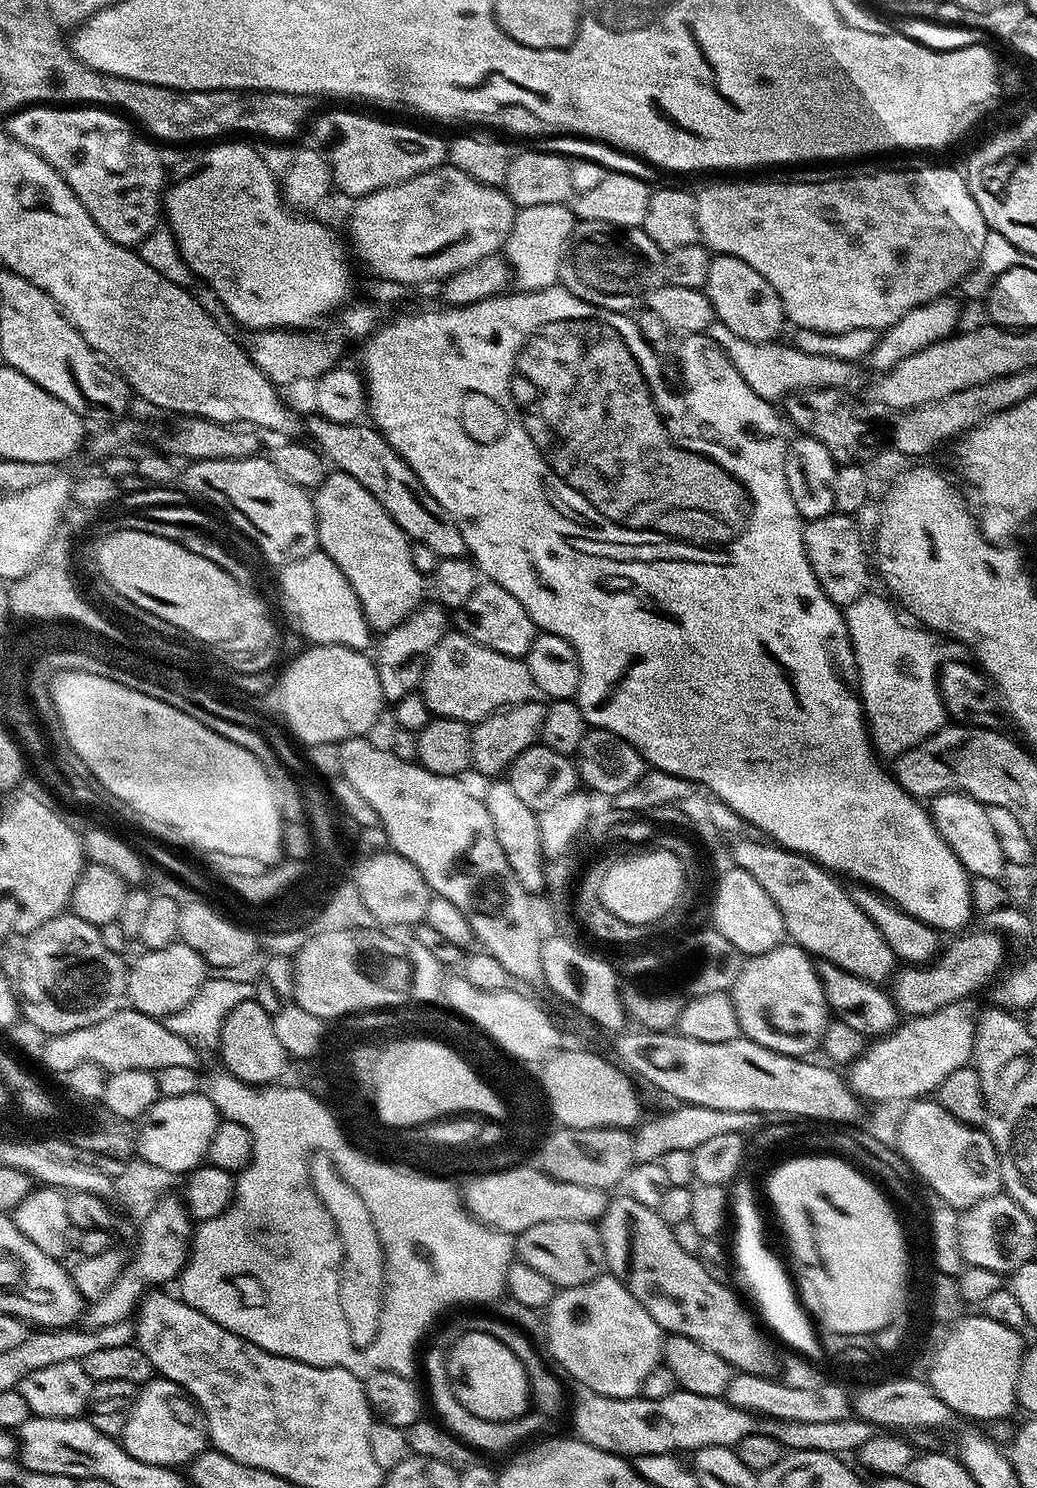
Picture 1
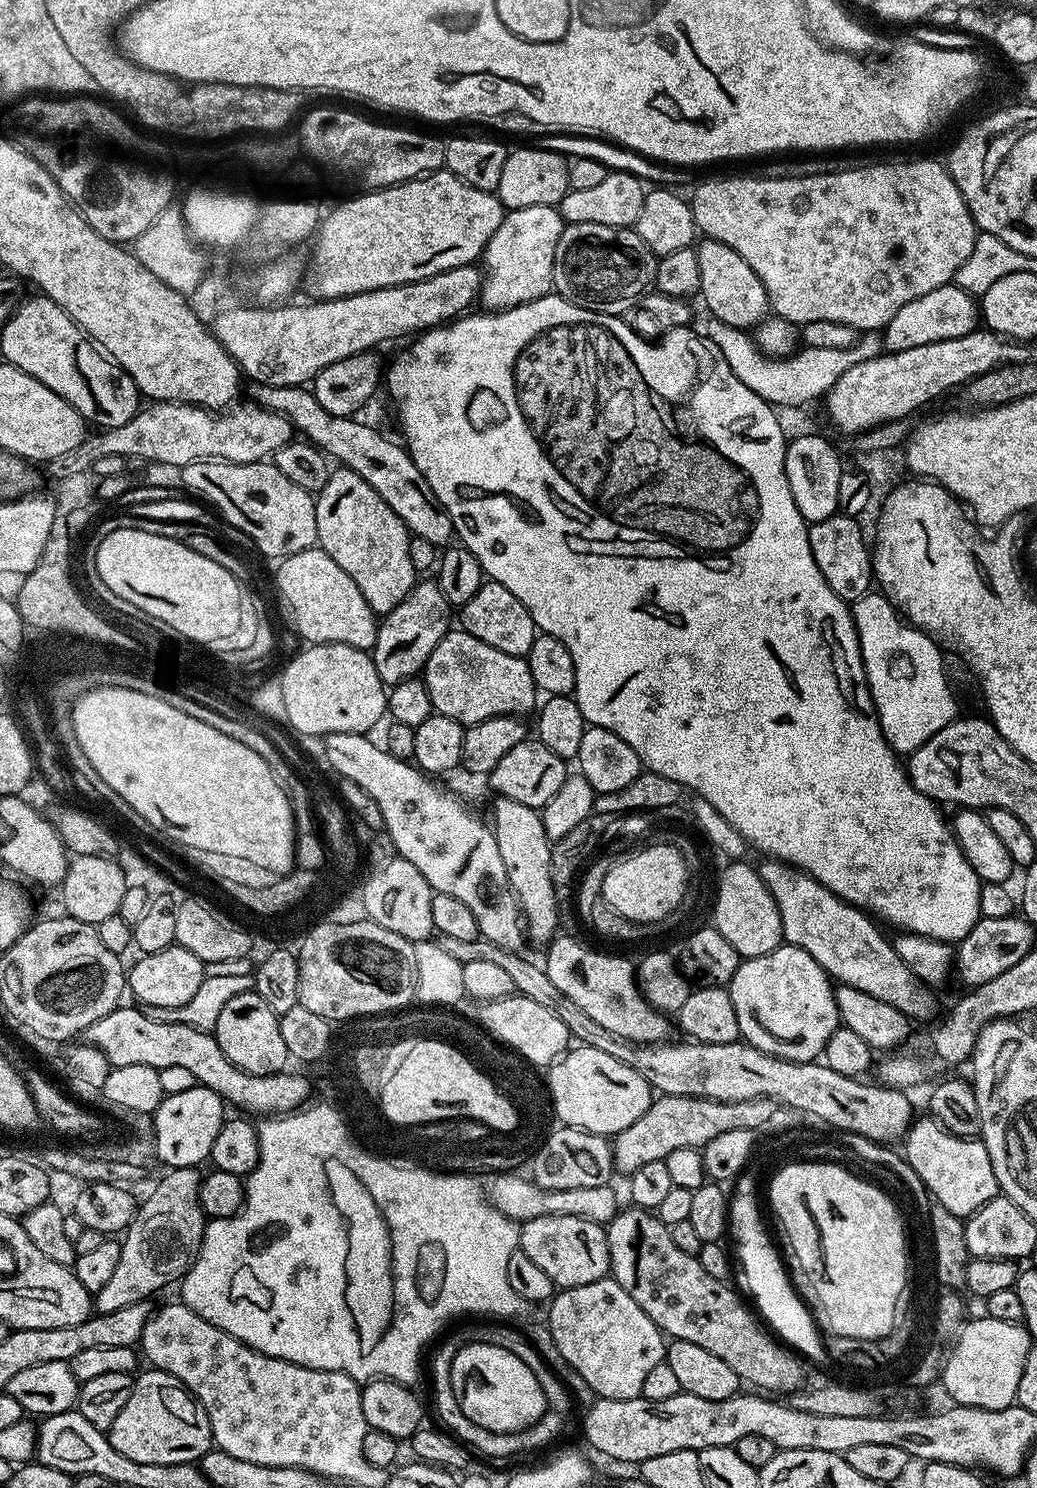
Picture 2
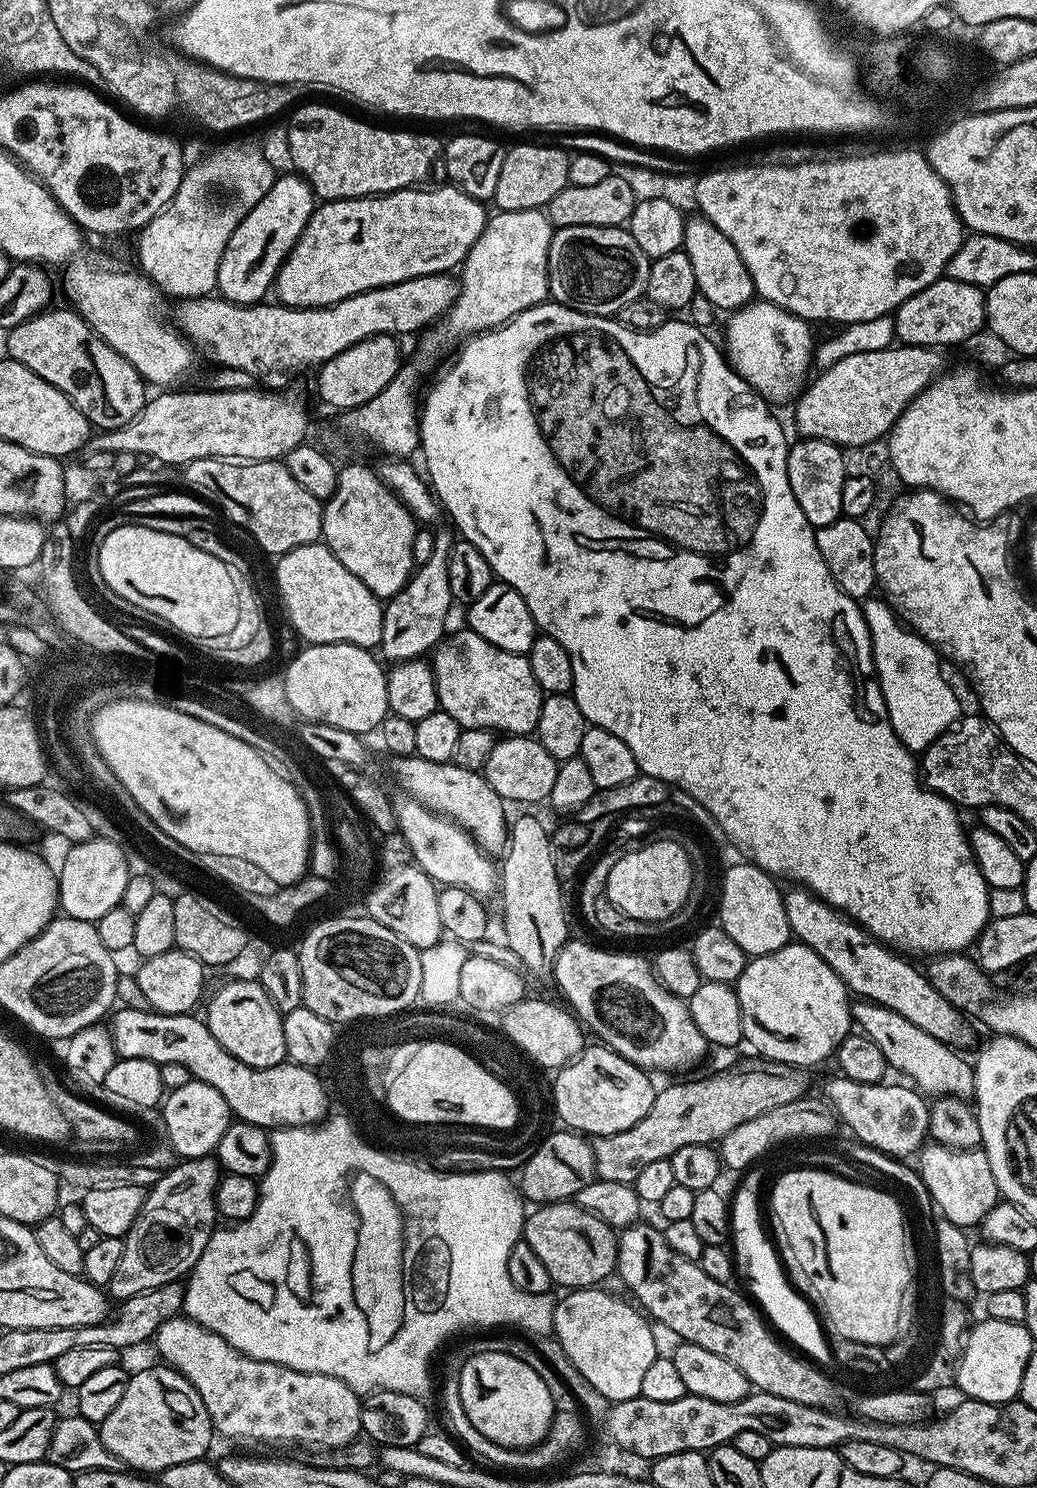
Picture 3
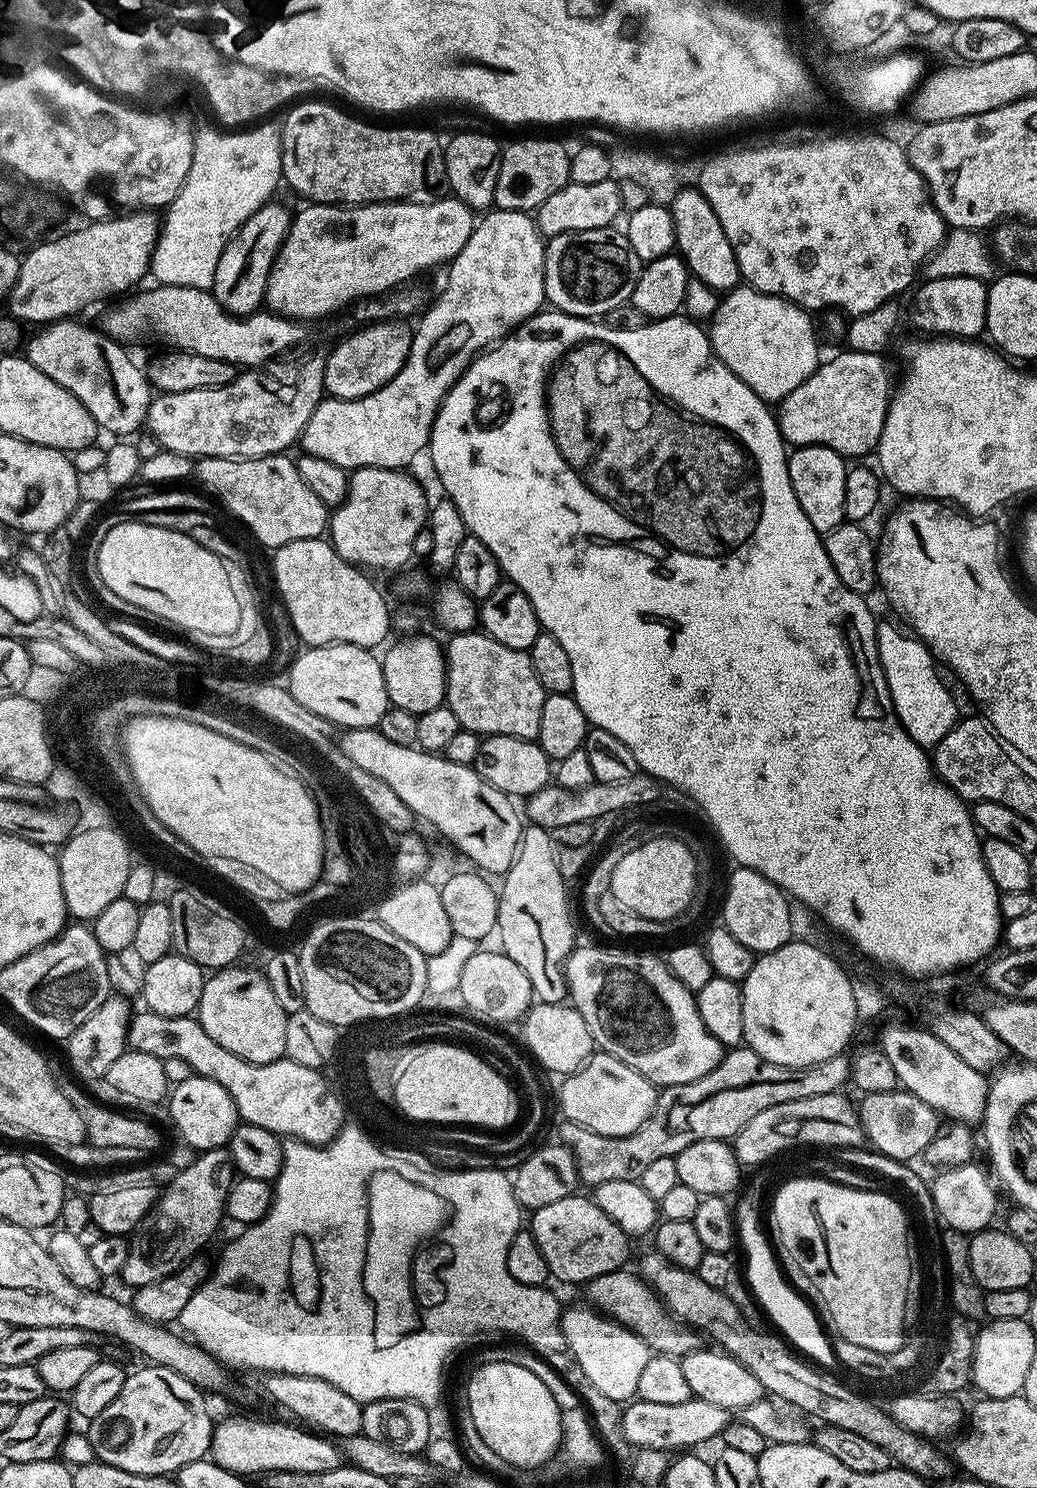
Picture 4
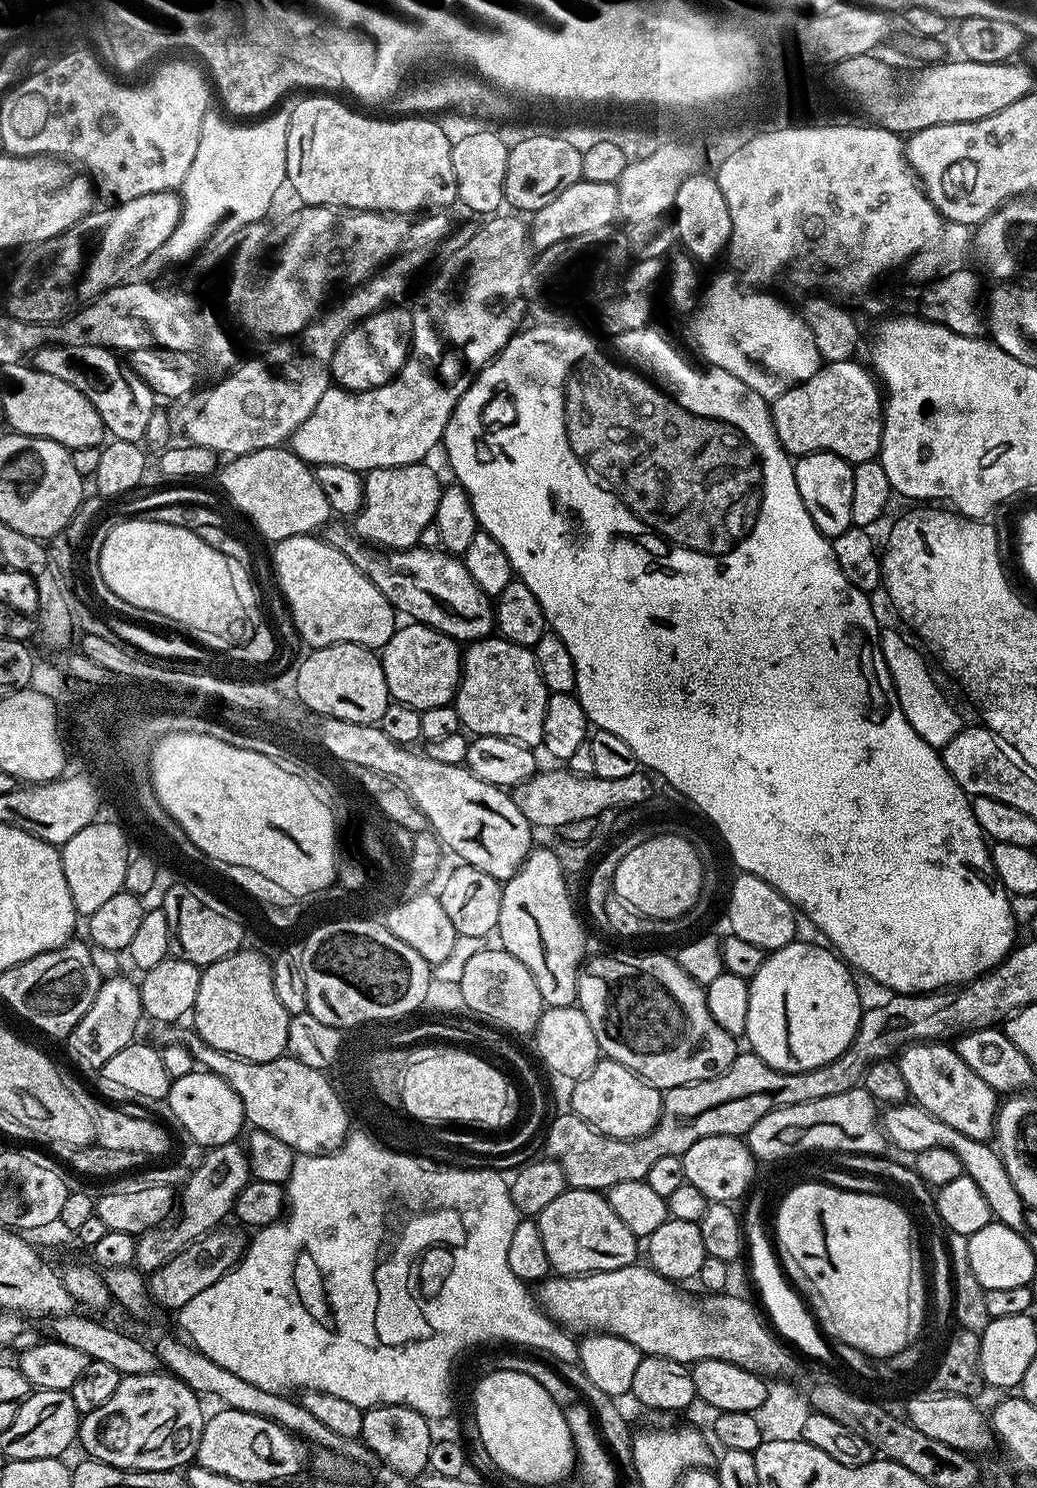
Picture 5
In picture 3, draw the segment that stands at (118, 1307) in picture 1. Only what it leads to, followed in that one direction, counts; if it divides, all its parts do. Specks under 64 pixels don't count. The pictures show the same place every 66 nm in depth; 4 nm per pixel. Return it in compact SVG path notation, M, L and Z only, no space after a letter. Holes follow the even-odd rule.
M215 1157L183 1159L177 1166L163 1172L160 1180L149 1188L145 1193L139 1216L136 1217L133 1226L123 1237L122 1257L118 1262L117 1269L114 1270L114 1278L110 1278L110 1282L106 1285L107 1295L113 1301L119 1302L126 1298L134 1298L134 1294L142 1294L146 1290L154 1290L158 1286L175 1284L182 1277L191 1273L218 1224L215 1196L217 1182L221 1175L222 1170Z

